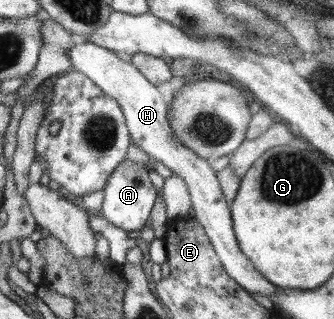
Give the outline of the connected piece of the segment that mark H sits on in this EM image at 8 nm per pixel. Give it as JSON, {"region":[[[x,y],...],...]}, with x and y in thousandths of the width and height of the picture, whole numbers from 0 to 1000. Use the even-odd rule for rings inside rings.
{"region":[[[237,129],[201,160],[201,169],[219,194],[219,216],[254,232],[314,298],[332,301],[365,335],[389,448],[416,458],[416,467],[458,489],[458,498],[479,505],[524,549],[554,564],[569,605],[581,687],[611,715],[614,737],[686,868],[740,915],[772,918],[802,934],[808,925],[826,925],[826,912],[838,906],[802,887],[716,777],[695,705],[689,643],[674,627],[659,567],[629,505],[602,498],[590,480],[560,467],[518,423],[518,404],[506,392],[506,335],[500,317],[482,307],[470,270],[416,226],[386,182],[338,166],[326,154],[308,154],[296,141]]]}

